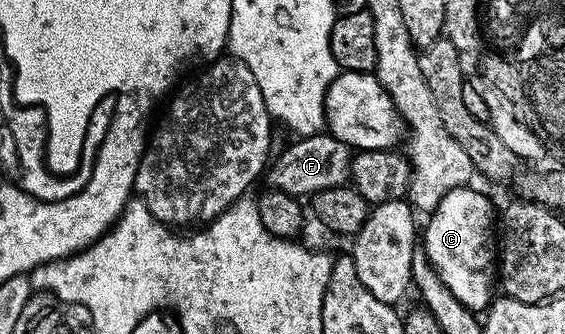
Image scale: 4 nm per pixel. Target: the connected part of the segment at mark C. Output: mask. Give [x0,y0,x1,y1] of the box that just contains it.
[421,185,496,313]

